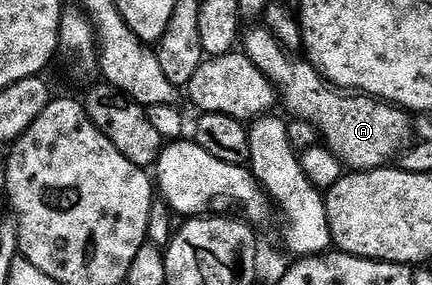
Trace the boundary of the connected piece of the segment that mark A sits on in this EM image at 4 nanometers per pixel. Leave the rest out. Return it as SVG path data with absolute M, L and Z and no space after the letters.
M258 23L250 29L248 26L244 30L244 55L276 86L280 100L285 100L286 107L295 116L310 117L316 121L325 136L324 144L338 156L342 166L353 171L388 166L411 137L406 110L376 97L339 91L338 86L325 80L312 61L304 56L289 57L285 48L283 42L264 24Z

